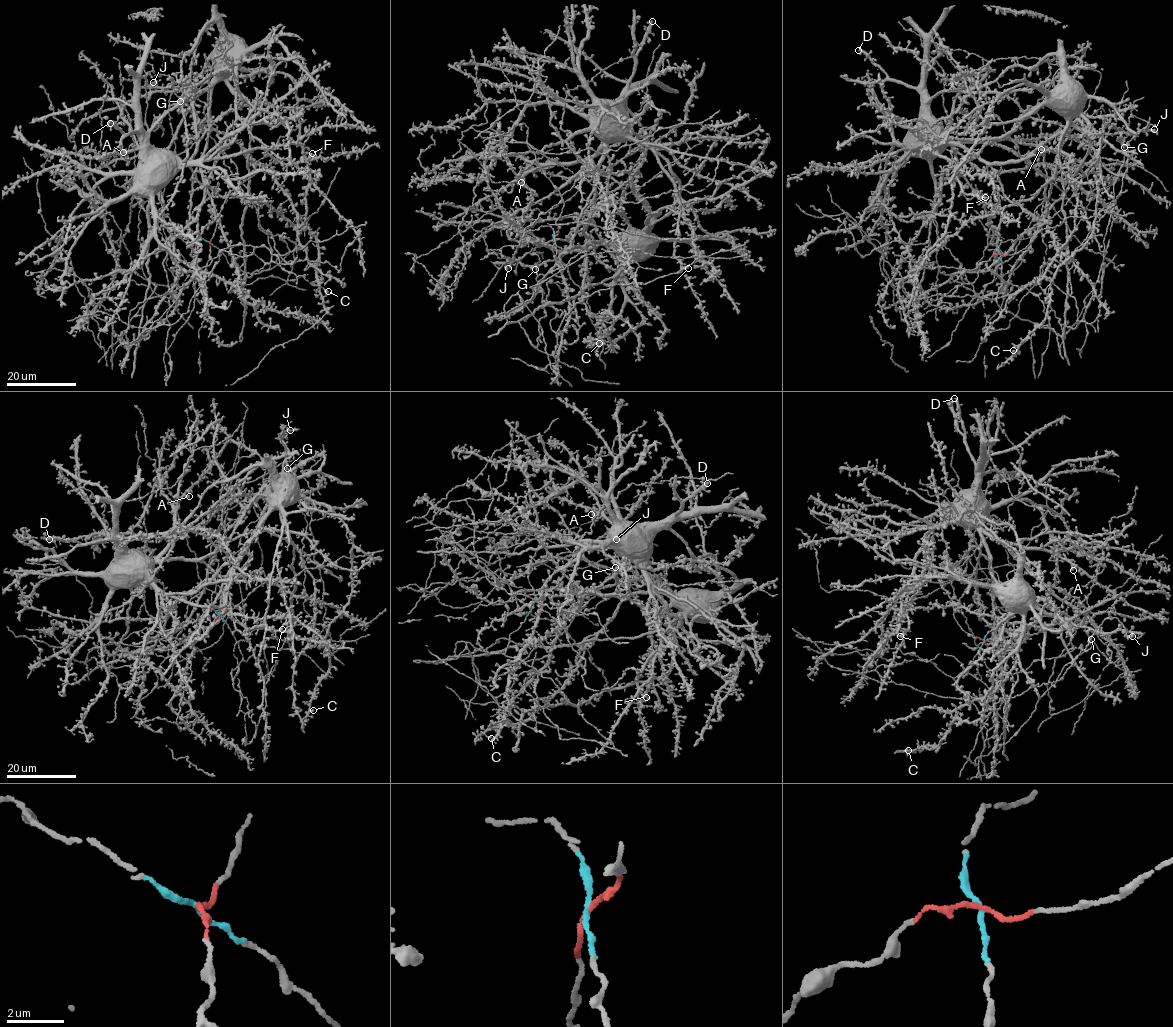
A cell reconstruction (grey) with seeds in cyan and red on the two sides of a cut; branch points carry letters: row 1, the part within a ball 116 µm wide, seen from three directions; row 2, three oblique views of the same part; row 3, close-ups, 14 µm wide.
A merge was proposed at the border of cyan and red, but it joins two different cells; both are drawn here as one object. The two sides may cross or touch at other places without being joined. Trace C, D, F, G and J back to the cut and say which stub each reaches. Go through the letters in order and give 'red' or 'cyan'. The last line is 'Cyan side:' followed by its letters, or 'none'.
C: cyan
D: red
F: red
G: cyan
J: cyan
Cyan side: C, G, J

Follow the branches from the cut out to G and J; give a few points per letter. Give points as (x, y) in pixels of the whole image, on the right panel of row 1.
G: (1000, 254), (1001, 241), (1031, 237), (1038, 228), (1041, 216), (1064, 193), (1091, 135), (1123, 132), (1124, 146)
J: (1000, 254), (1001, 241), (1032, 235), (1038, 226), (1038, 219), (1064, 193), (1087, 152), (1091, 135), (1154, 129)

